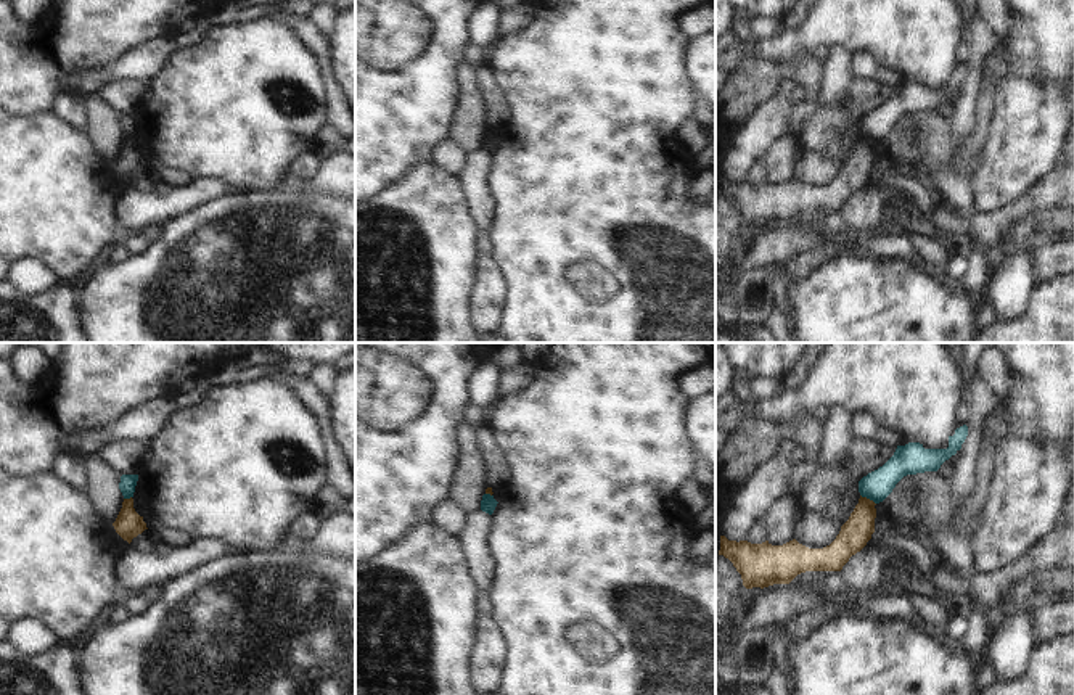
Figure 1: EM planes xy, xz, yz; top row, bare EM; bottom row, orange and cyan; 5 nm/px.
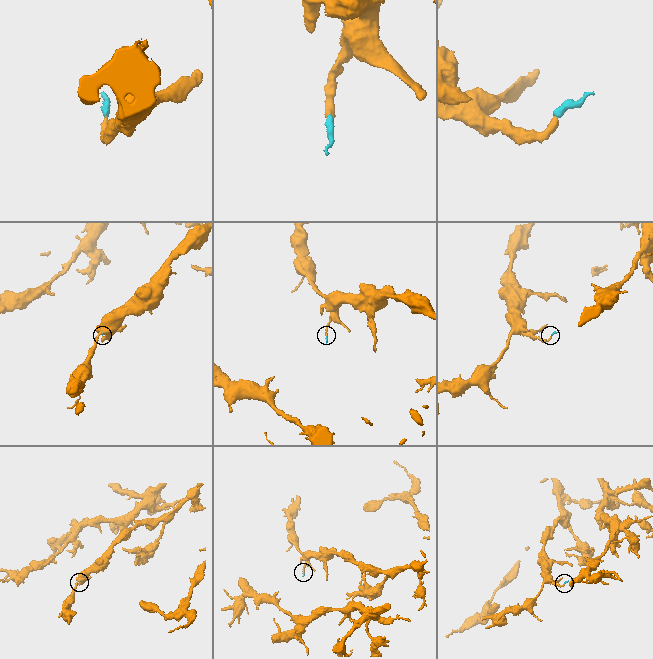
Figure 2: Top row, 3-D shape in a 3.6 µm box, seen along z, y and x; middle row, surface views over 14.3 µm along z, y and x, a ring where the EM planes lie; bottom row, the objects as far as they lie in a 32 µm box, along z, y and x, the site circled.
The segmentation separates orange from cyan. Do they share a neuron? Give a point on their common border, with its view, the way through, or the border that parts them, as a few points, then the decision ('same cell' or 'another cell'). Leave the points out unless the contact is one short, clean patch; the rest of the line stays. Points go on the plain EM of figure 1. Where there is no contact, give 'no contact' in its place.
yz (869, 139) | along yz (860, 134), (875, 143) | another cell

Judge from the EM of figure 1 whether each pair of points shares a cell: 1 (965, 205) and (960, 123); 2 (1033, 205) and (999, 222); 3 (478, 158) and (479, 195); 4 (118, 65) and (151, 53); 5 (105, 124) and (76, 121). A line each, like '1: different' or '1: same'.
1: same
2: same
3: same
4: same
5: different

